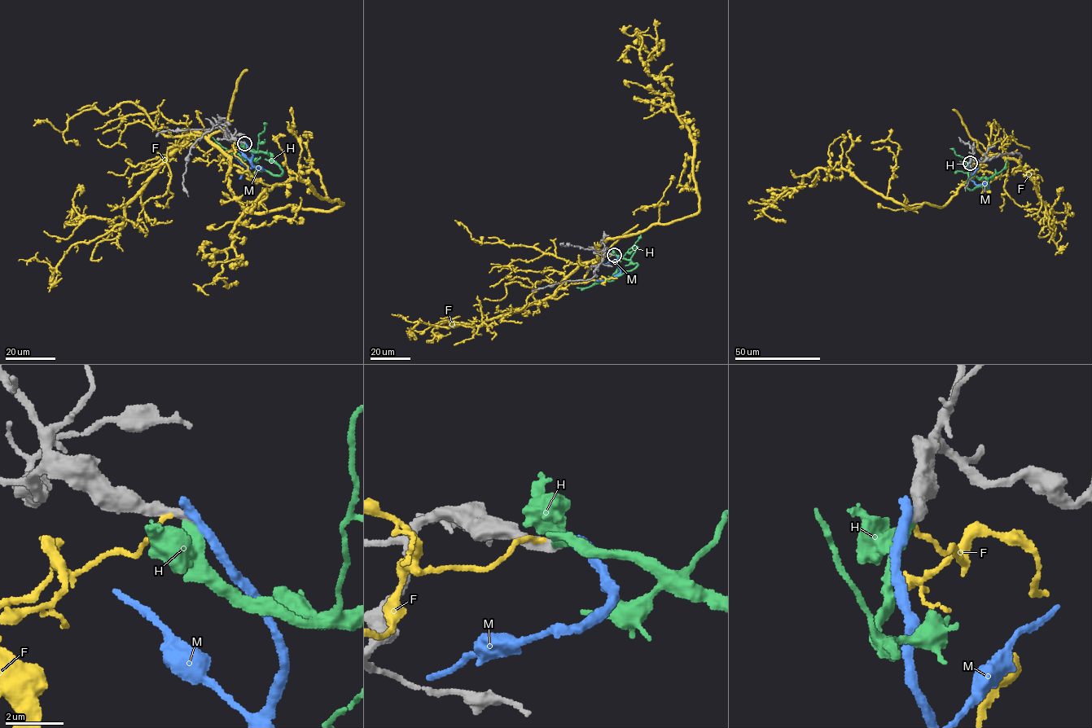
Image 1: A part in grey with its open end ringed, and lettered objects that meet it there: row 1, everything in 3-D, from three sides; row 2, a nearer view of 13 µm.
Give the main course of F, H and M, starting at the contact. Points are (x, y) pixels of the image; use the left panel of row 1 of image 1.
F: (243, 142), (225, 153), (245, 210), (342, 205), (299, 179), (263, 191), (234, 226), (217, 277), (237, 285)
H: (244, 143), (250, 151), (265, 152), (282, 173), (278, 174), (256, 170), (250, 159), (228, 151), (209, 136)
M: (244, 142), (252, 155), (252, 165), (263, 169), (246, 167), (234, 157)

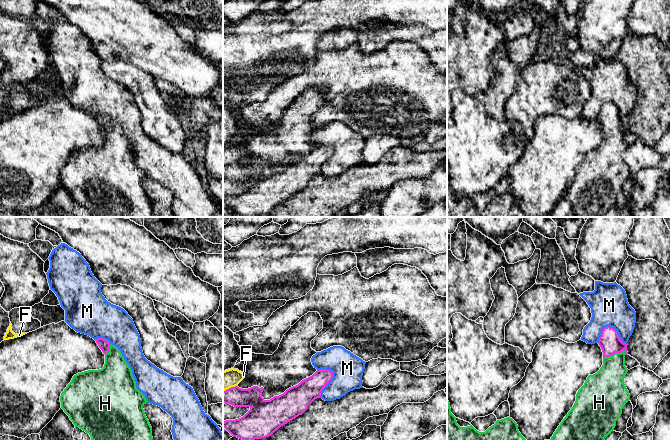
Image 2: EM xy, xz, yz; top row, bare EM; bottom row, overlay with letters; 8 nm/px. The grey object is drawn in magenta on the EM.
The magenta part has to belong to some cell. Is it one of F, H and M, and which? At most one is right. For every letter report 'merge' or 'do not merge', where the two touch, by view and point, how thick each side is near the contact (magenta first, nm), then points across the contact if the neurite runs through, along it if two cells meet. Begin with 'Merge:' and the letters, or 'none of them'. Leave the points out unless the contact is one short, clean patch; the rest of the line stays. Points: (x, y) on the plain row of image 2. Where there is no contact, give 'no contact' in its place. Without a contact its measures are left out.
Merge: H
F: do not merge; contact xz (229, 164); calibres 160 and 160 nm
H: merge; contact yz (614, 128); calibres 170 and 240 nm
M: do not merge; contact yz (611, 103); calibres 170 and 300 nm

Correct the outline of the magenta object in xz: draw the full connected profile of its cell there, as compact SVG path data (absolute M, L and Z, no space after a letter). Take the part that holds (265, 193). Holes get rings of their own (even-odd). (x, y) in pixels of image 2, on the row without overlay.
M317 146L298 161L270 176L262 173L263 163L231 163L223 167L223 179L249 183L250 186L239 195L224 197L223 203L233 213L244 217L269 213L281 202L302 191L315 175L321 173L323 164L332 154L332 147Z

